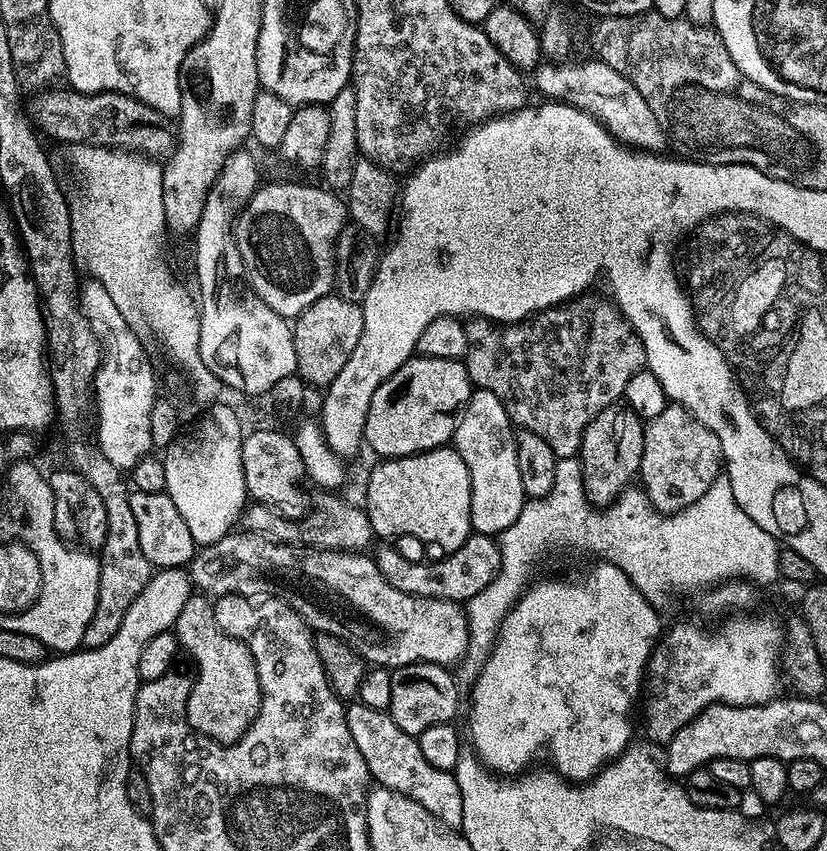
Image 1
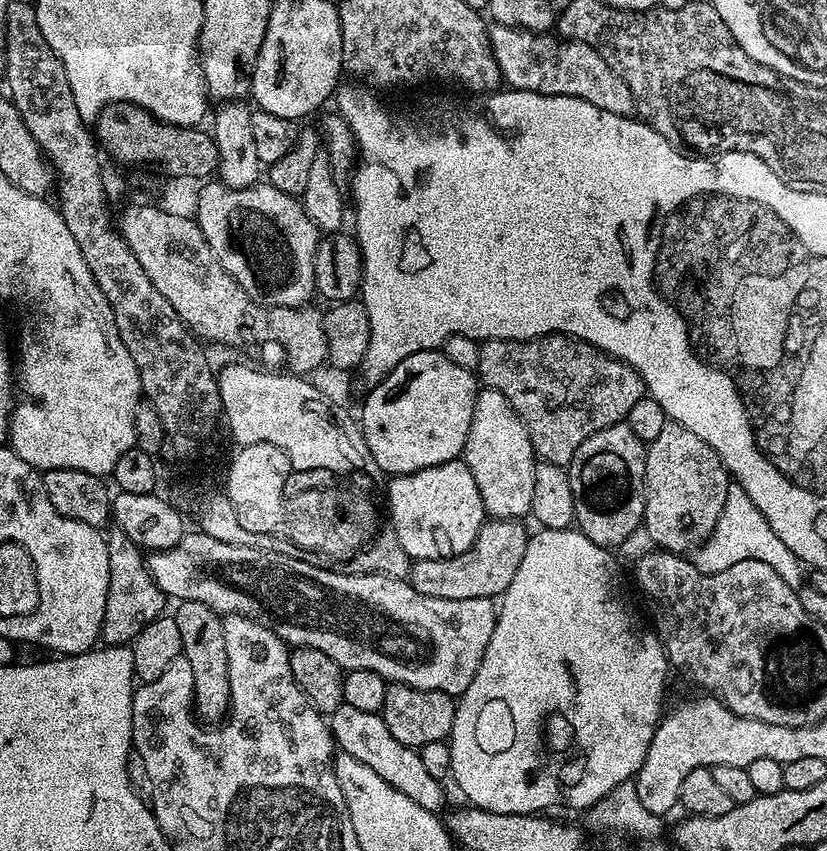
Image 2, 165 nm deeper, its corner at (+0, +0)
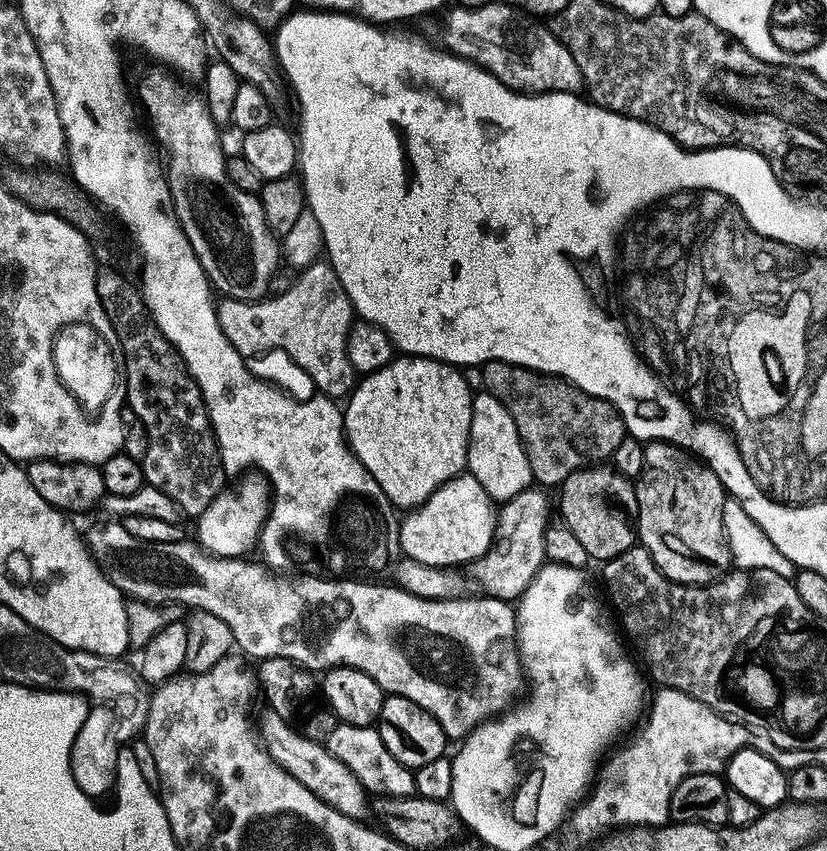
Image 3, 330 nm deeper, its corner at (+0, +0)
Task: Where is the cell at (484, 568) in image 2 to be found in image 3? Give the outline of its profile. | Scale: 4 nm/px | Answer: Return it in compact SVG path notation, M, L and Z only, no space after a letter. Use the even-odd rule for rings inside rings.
M530 486L522 494L499 505L492 545L488 547L486 554L482 554L470 565L472 576L480 587L477 589L483 595L492 596L495 600L519 601L538 570L544 567L544 535L550 523L548 496L544 492L547 491Z

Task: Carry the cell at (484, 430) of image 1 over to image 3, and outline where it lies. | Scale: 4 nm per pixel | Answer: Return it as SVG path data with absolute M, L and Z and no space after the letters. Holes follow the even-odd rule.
M487 390L477 391L472 397L472 417L470 418L470 434L468 435L468 463L466 468L474 478L478 478L482 490L486 490L486 494L494 502L503 502L514 498L526 491L533 483L530 462L526 458L524 443L520 441L518 426L510 414L510 410L506 410L503 402L493 392Z

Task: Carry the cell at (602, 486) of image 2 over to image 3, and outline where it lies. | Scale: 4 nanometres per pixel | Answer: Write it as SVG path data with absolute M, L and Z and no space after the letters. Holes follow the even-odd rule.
M589 466L579 468L570 478L559 485L560 514L562 522L578 538L586 554L593 560L607 562L618 554L630 550L637 543L638 536L634 524L628 521L627 510L632 518L639 517L640 507L633 481L621 475L612 466ZM608 467L608 468L604 468Z

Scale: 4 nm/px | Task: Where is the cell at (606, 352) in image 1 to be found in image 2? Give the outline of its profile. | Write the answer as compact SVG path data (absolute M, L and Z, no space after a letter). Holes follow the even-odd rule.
M563 334L540 336L537 340L483 341L475 371L483 387L498 390L508 399L510 406L514 406L518 418L526 426L533 453L545 464L568 465L578 446L582 446L590 434L627 421L634 402L646 395L644 380L635 368L587 344L585 340Z

